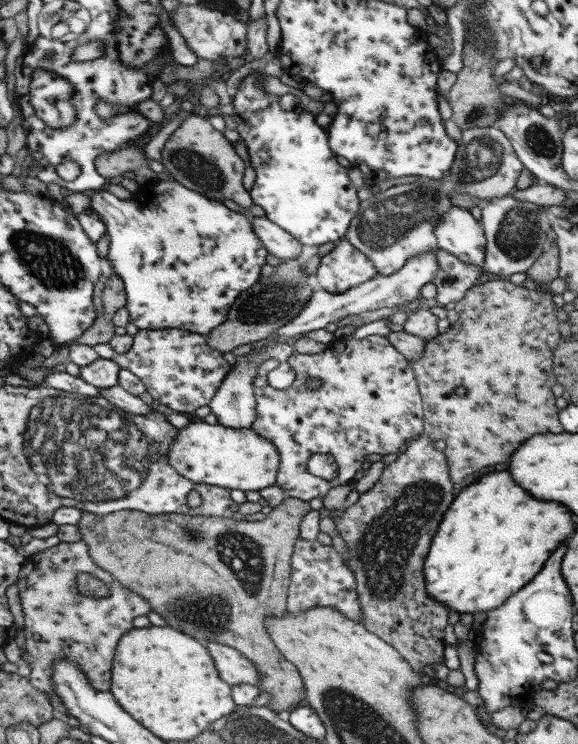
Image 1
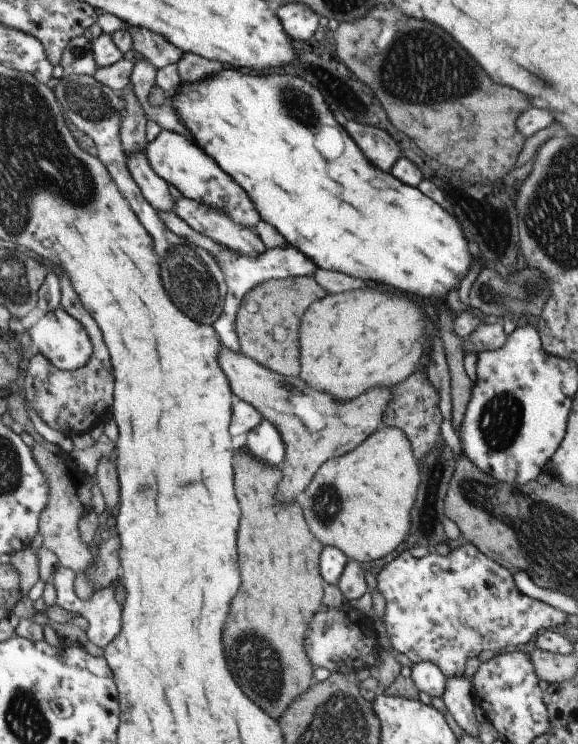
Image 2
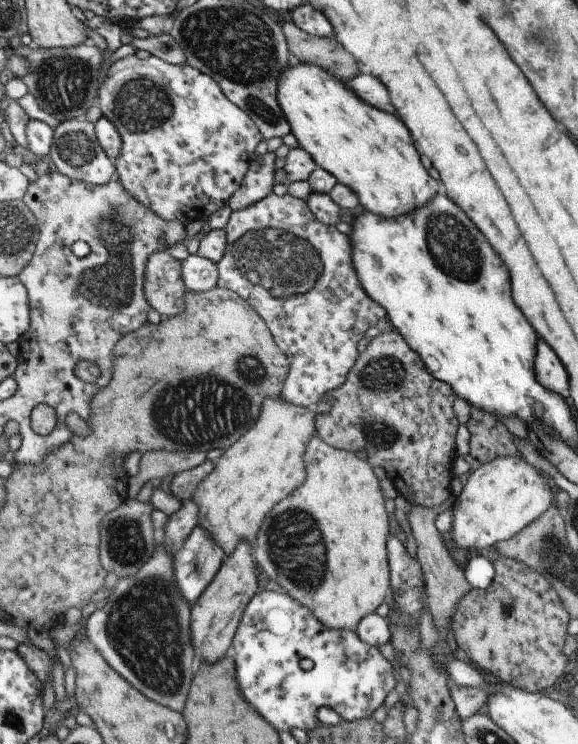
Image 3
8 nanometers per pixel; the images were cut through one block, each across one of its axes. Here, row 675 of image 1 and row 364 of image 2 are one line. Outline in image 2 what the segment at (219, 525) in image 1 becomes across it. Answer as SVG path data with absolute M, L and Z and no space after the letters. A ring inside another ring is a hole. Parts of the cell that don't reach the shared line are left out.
M314 276L272 279L254 286L236 317L241 353L276 374L298 377L302 316L313 302L326 298L326 295L327 292L316 283Z

